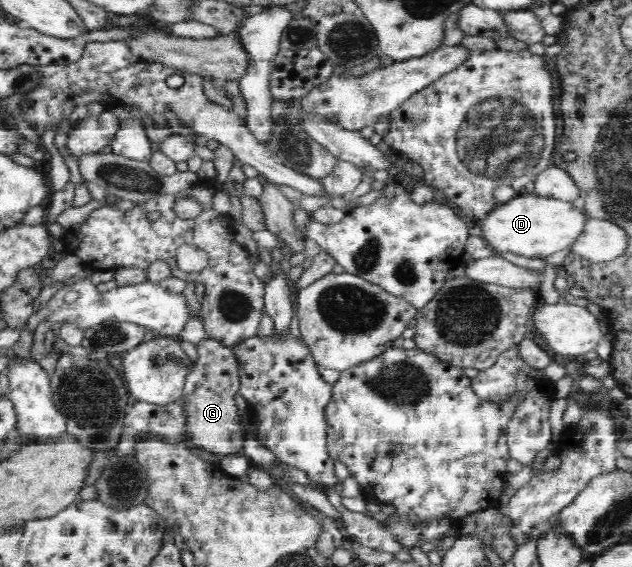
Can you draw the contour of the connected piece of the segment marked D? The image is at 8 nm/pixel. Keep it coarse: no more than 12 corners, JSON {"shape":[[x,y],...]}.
{"shape":[[524,192],[483,222],[498,254],[544,259],[589,220],[572,200]]}

